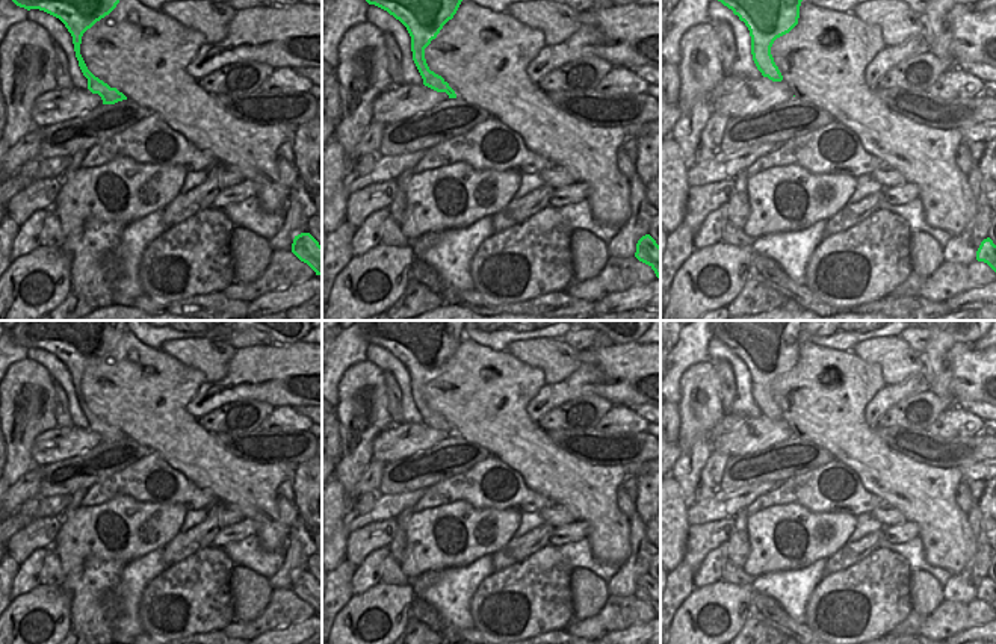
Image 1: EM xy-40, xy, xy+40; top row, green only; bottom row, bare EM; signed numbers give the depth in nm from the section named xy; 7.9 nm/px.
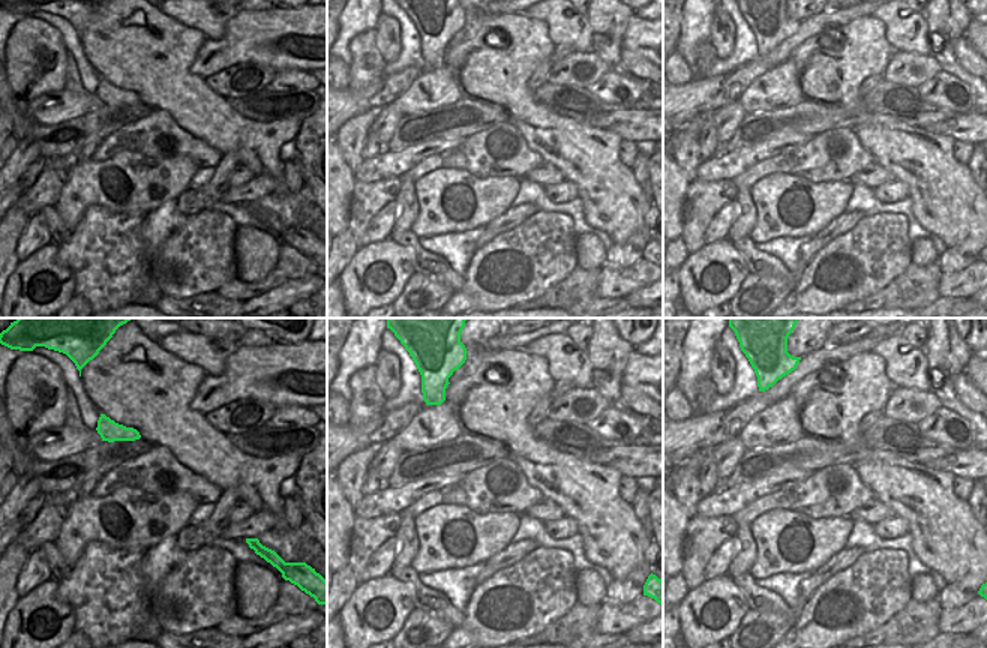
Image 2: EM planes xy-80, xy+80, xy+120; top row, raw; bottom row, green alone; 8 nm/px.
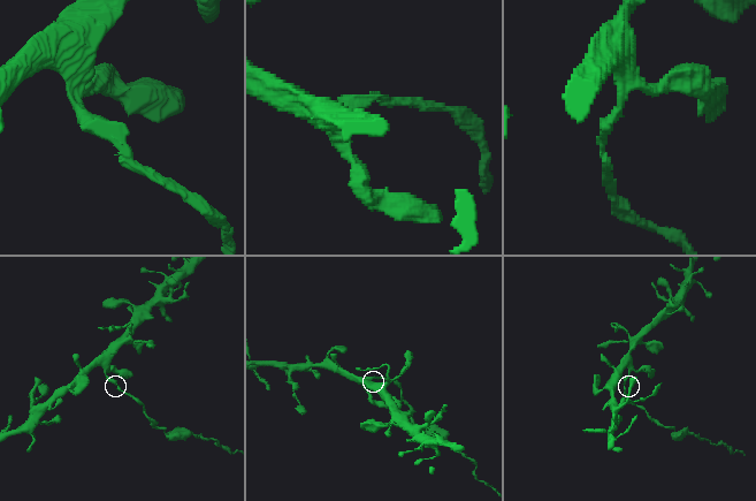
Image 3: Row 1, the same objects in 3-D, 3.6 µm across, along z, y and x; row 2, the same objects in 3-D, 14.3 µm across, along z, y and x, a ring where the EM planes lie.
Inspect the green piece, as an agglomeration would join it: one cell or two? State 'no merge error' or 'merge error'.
merge error

